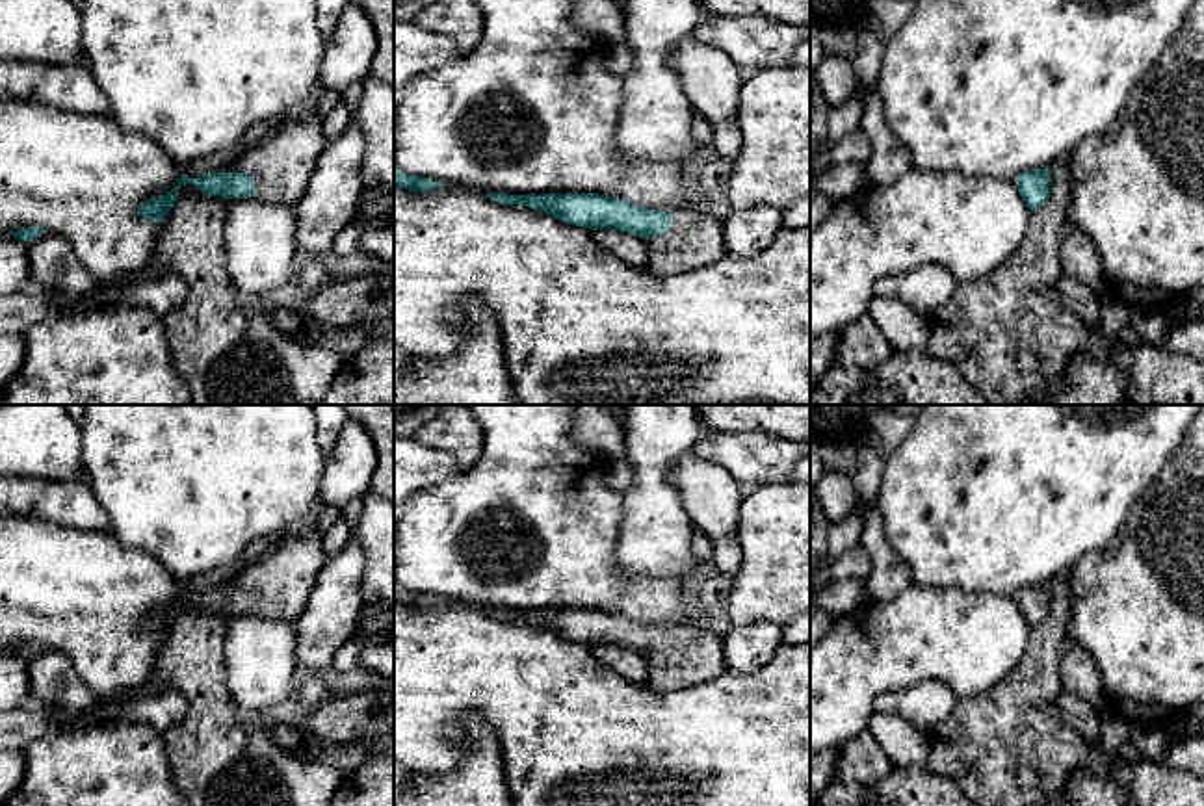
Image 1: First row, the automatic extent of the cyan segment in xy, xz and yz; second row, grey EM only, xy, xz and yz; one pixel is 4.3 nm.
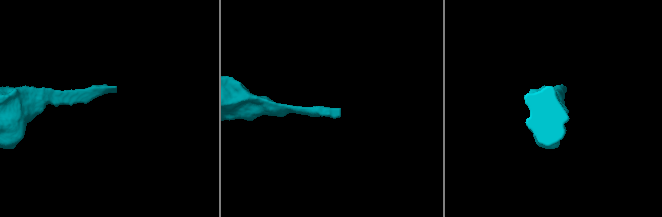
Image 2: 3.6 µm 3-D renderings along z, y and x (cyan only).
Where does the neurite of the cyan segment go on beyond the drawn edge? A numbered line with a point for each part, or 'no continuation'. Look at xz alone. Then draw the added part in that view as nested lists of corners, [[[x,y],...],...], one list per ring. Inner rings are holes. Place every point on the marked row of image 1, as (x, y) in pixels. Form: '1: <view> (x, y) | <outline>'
1: xz (695, 240) | [[[691,208],[671,210],[671,230],[648,240],[647,269],[656,277],[700,269],[726,256],[723,223]]]

